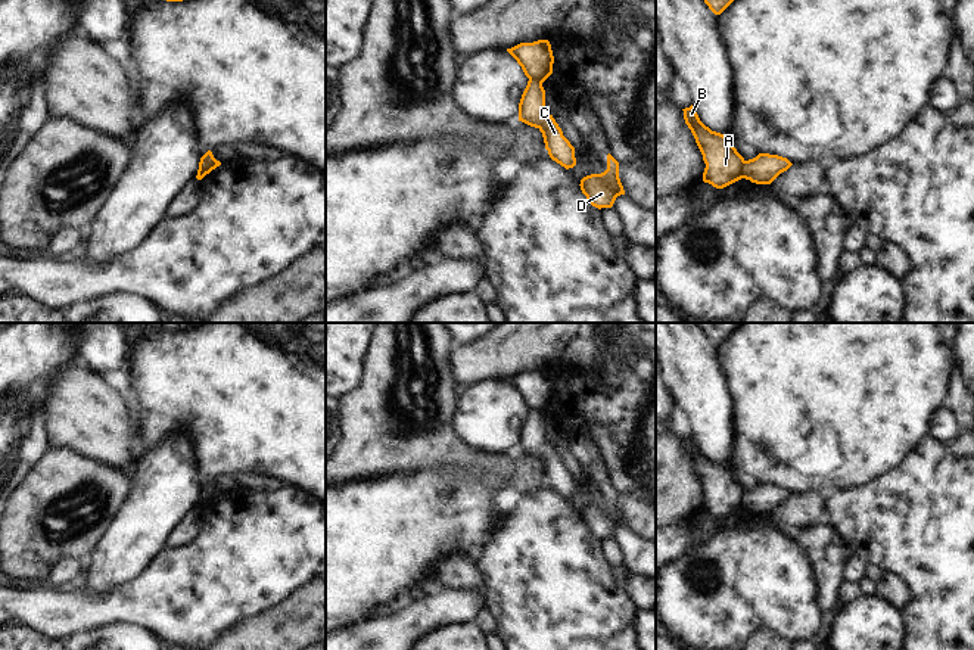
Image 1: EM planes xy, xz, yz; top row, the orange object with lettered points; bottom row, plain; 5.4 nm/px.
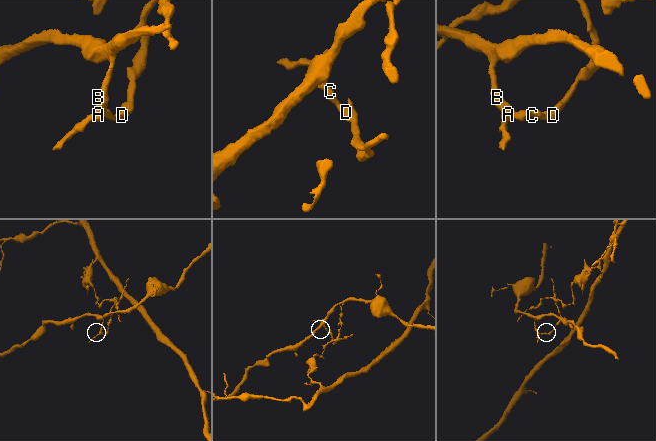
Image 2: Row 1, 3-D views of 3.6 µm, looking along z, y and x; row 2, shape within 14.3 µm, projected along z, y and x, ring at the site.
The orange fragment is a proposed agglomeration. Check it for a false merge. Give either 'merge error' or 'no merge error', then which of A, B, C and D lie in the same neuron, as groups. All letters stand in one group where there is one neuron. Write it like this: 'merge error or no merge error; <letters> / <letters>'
merge error; A B / C D

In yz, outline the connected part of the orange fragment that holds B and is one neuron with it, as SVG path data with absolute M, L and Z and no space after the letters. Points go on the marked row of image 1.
M693 105L682 111L685 124L691 130L706 164L703 181L716 189L724 189L741 180L741 168L746 161L732 141L726 136L706 127Z

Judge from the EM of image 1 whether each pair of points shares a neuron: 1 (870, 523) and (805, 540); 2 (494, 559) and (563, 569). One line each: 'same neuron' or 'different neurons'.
1: different neurons
2: same neuron

